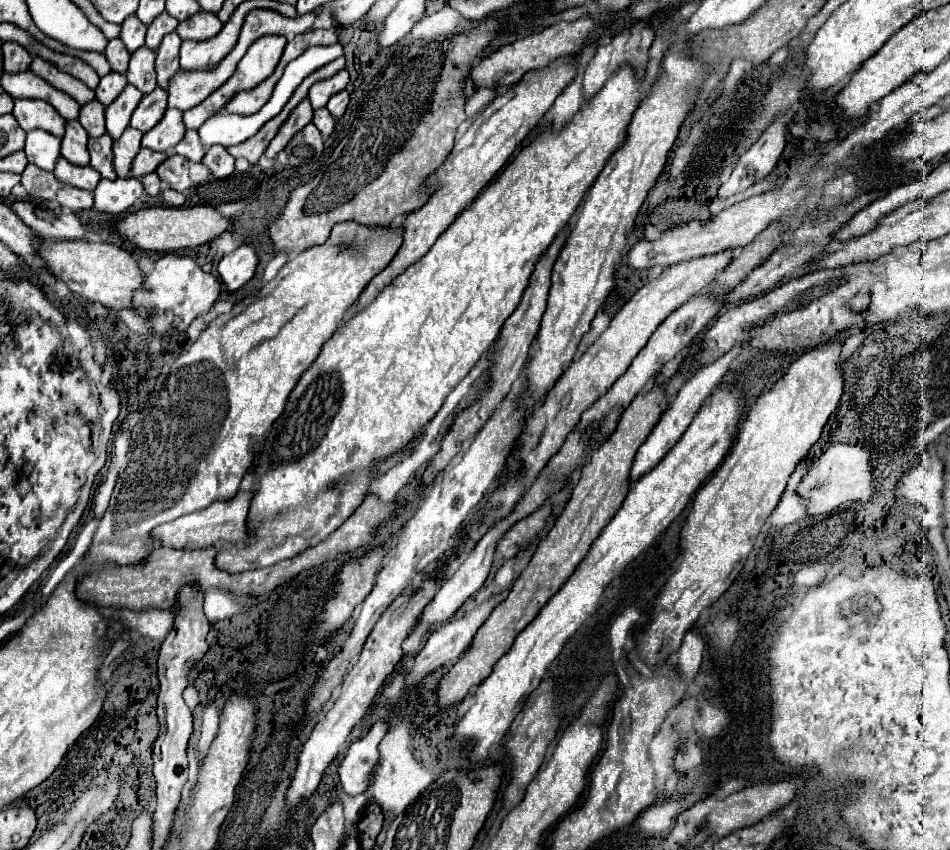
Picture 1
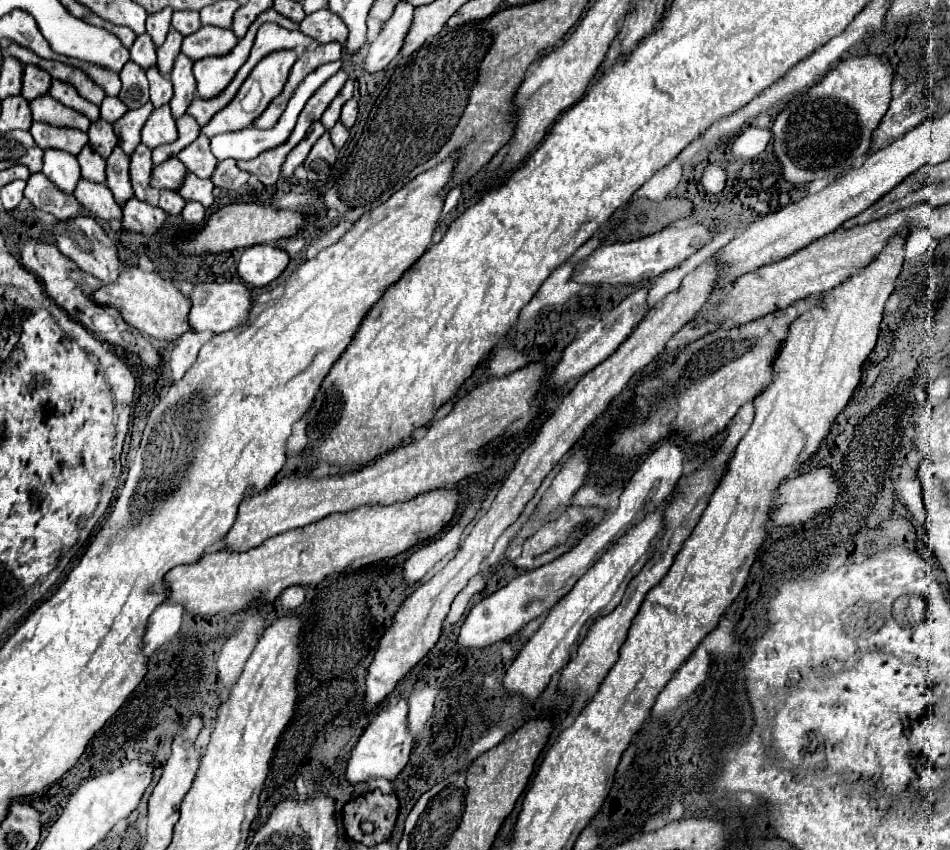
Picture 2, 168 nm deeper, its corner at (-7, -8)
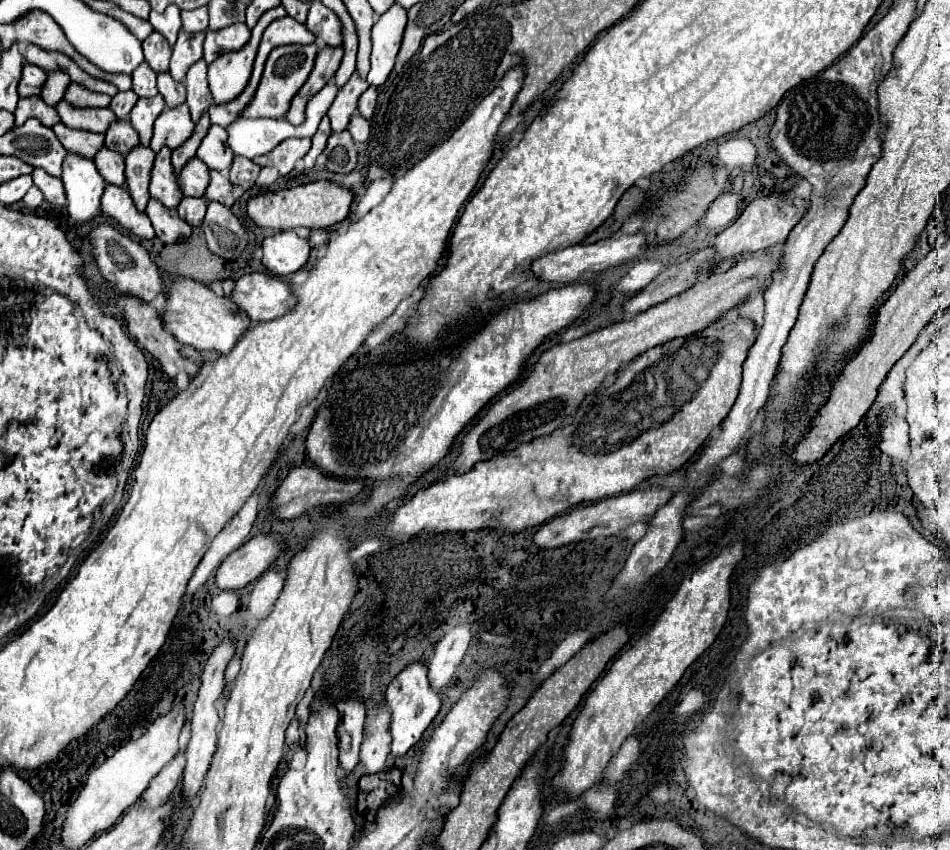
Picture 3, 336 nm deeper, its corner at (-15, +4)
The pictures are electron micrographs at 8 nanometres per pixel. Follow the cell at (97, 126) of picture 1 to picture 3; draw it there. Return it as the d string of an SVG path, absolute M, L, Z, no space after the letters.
M116 120L116 124L112 124L112 128L108 128L108 132L106 132L106 148L108 150L114 150L114 152L120 152L126 156L138 144L140 144L138 132L122 120Z

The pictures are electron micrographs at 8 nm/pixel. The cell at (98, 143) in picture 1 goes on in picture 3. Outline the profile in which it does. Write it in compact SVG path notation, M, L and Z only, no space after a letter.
M144 146L136 148L136 152L130 152L130 156L126 156L126 184L140 212L146 210L146 204L150 200L148 184L150 184L154 156L156 154L152 152L152 148L144 148Z

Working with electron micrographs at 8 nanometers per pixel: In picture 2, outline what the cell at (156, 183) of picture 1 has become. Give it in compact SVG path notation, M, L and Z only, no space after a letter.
M164 188L164 190L160 190L158 206L168 214L180 214L180 210L184 208L184 200L180 196L176 196L176 192L170 192Z

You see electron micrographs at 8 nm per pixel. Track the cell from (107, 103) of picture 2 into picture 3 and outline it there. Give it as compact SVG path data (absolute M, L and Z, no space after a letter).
M128 90L128 92L118 92L118 94L112 98L112 102L110 102L110 110L116 112L116 116L120 116L120 120L124 120L124 118L130 114L130 110L134 108L136 102L138 102L138 96L136 96L132 90Z

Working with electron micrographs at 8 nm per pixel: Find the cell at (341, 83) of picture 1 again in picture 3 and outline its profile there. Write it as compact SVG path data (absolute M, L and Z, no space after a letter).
M352 74L352 80L348 80L348 84L338 90L338 94L328 110L328 118L332 122L334 132L344 132L348 128L350 118L358 108L358 98L362 96L362 92L366 88L368 88L368 84L364 80L360 80L360 76Z

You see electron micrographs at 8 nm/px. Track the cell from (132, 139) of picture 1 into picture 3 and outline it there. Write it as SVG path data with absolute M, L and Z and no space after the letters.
M162 148L156 154L152 180L150 180L150 194L158 202L162 202L168 210L176 210L180 204L180 198L184 196L178 182L176 182L176 174L172 170L170 148Z

